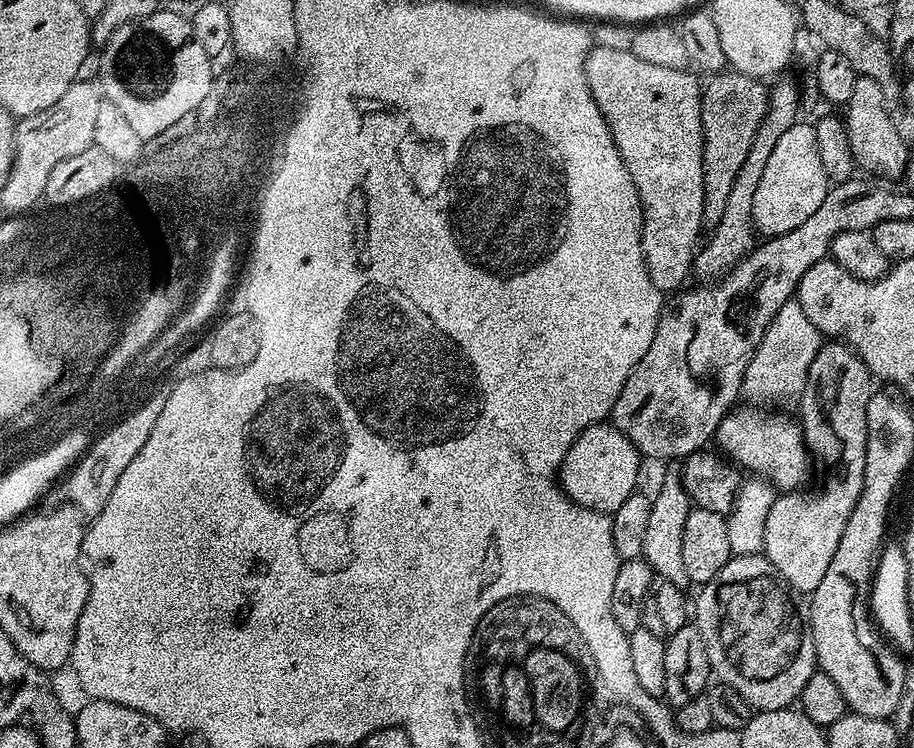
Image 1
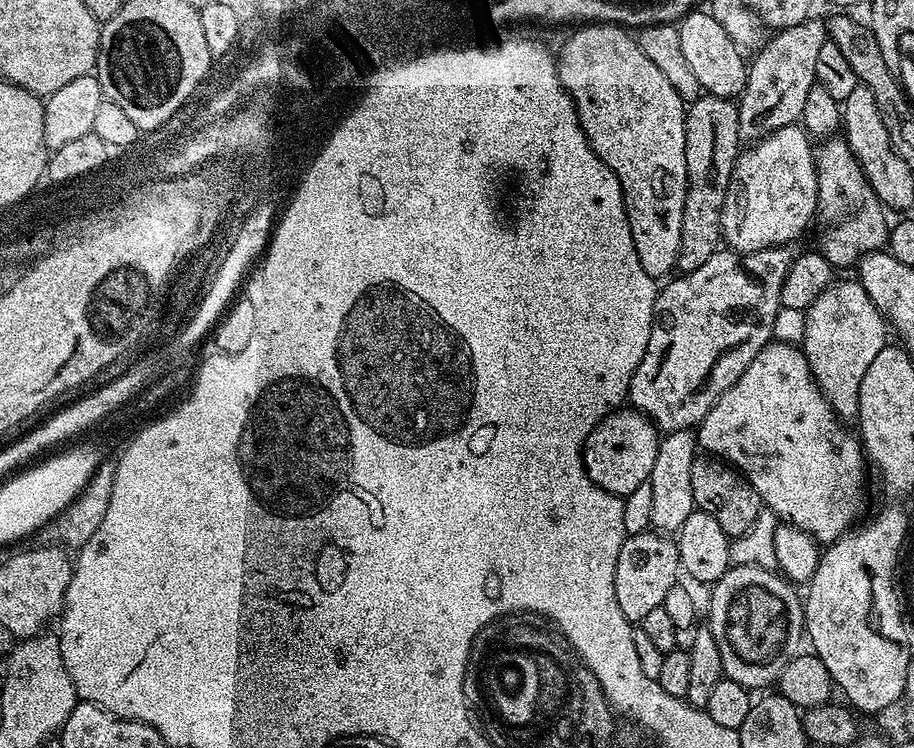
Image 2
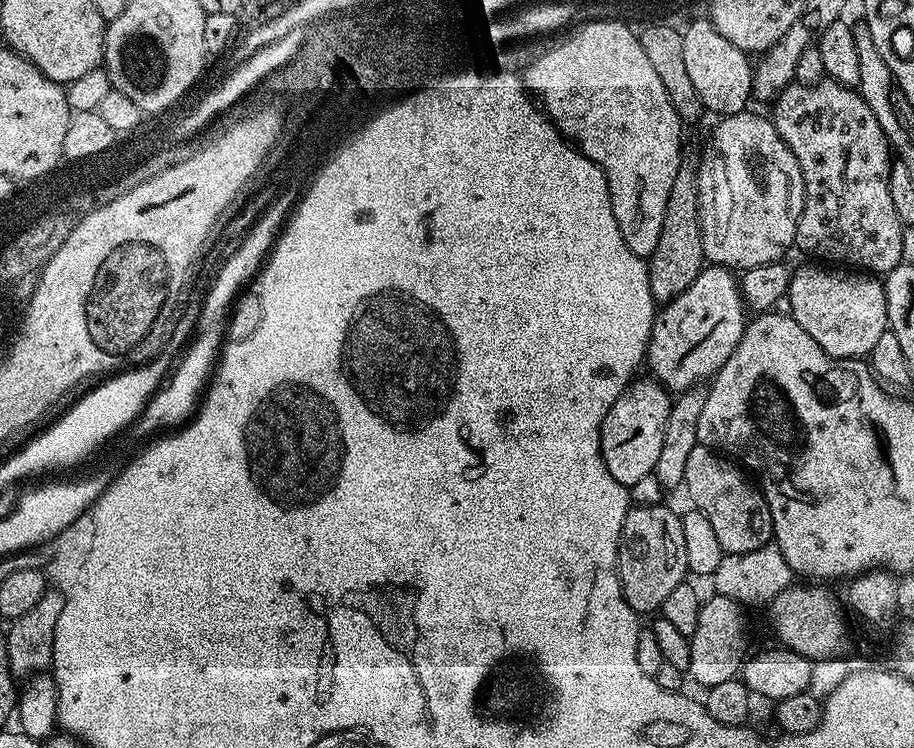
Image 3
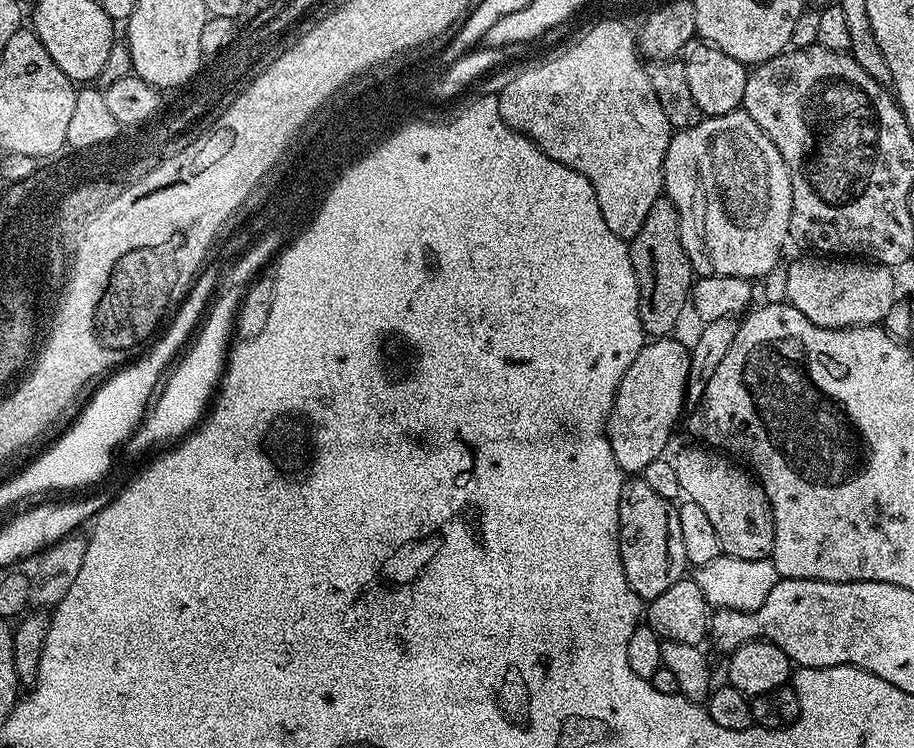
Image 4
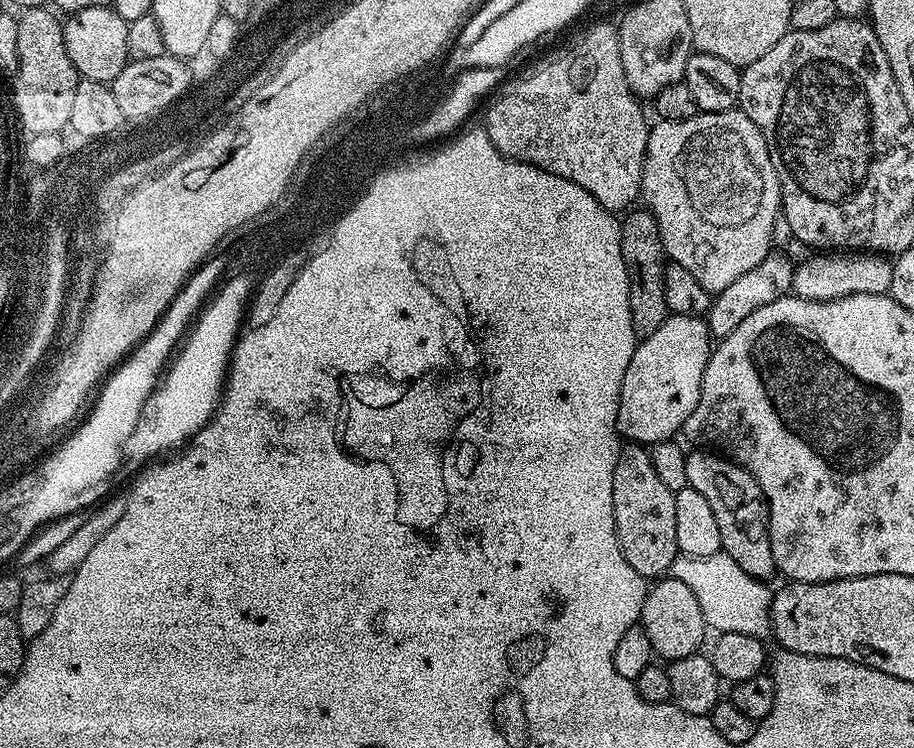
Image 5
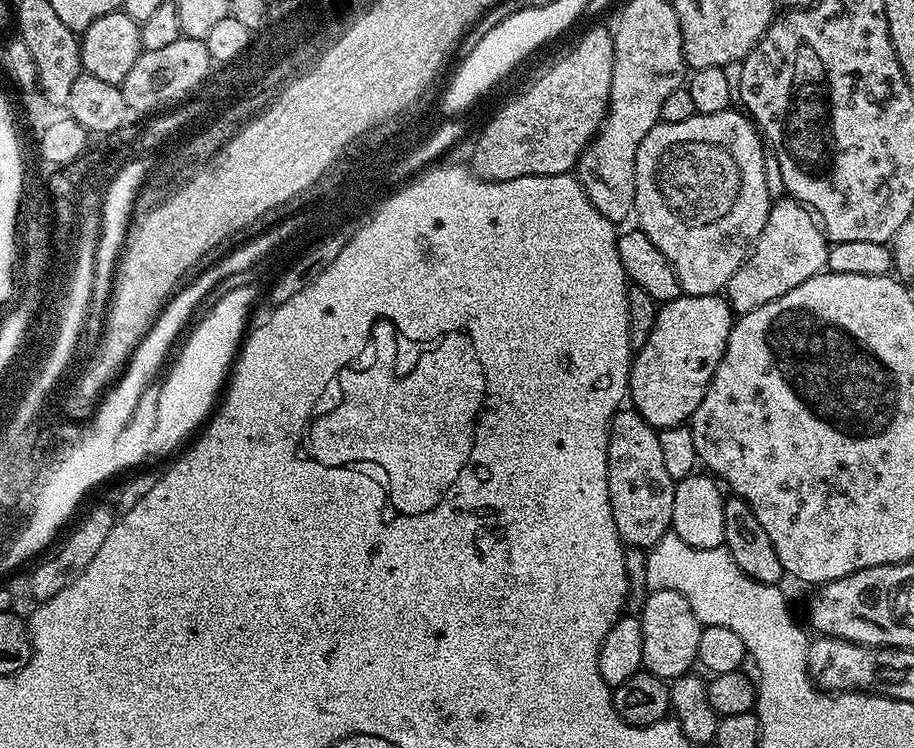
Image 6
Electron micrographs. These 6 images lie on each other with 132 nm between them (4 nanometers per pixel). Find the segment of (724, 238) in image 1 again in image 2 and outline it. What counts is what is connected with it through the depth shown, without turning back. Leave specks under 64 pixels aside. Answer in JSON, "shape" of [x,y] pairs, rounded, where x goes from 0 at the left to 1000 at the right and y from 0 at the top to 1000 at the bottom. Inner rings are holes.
{"shape":[[[888,21],[869,36],[852,39],[836,56],[826,71],[827,78],[823,78],[819,84],[817,115],[807,130],[807,174],[811,189],[836,187],[845,178],[856,174],[856,168],[864,168],[875,160],[877,142],[882,142],[882,130],[893,108],[892,87],[895,83],[896,68],[905,52],[903,28]]]}

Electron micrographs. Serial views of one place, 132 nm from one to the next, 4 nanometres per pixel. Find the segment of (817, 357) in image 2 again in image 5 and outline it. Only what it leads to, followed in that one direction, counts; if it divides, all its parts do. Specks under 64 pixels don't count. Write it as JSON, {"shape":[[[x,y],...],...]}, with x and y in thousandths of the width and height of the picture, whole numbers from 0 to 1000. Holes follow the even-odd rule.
{"shape":[[[908,334],[895,337],[870,354],[867,366],[868,392],[883,401],[911,401],[932,392],[969,393],[977,365],[976,348],[966,338],[944,334]]]}

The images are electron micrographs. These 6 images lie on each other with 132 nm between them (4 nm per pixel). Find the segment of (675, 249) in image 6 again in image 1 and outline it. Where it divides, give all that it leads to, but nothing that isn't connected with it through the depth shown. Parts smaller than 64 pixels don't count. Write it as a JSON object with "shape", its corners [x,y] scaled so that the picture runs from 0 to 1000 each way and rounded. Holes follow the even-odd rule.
{"shape":[[[872,163],[851,184],[851,195],[838,211],[838,227],[834,227],[834,239],[825,258],[823,302],[833,317],[854,316],[869,302],[877,302],[904,265],[908,242],[904,227],[899,227],[899,211],[895,207],[895,184],[887,164]]]}

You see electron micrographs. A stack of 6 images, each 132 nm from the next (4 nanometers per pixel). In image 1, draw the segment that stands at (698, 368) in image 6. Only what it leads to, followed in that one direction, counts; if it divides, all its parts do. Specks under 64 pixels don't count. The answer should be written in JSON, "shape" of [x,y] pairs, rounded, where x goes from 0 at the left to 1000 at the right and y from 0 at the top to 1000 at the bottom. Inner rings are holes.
{"shape":[[[665,564],[648,567],[637,575],[624,602],[619,602],[619,612],[613,619],[611,646],[628,672],[651,684],[668,687],[697,656],[700,619],[702,611],[699,602],[683,578],[677,578]]]}

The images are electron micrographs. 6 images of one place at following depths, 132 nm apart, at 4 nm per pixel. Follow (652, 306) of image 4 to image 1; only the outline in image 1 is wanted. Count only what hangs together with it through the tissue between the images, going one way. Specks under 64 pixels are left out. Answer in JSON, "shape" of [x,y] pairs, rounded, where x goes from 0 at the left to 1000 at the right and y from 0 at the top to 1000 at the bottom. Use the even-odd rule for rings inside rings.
{"shape":[[[789,94],[778,103],[776,112],[769,114],[766,124],[766,151],[768,152],[768,227],[770,229],[770,298],[781,302],[794,281],[794,263],[803,250],[803,238],[816,206],[821,206],[821,194],[825,191],[825,179],[834,168],[834,158],[840,146],[839,116],[826,102],[817,102],[804,94]]]}

